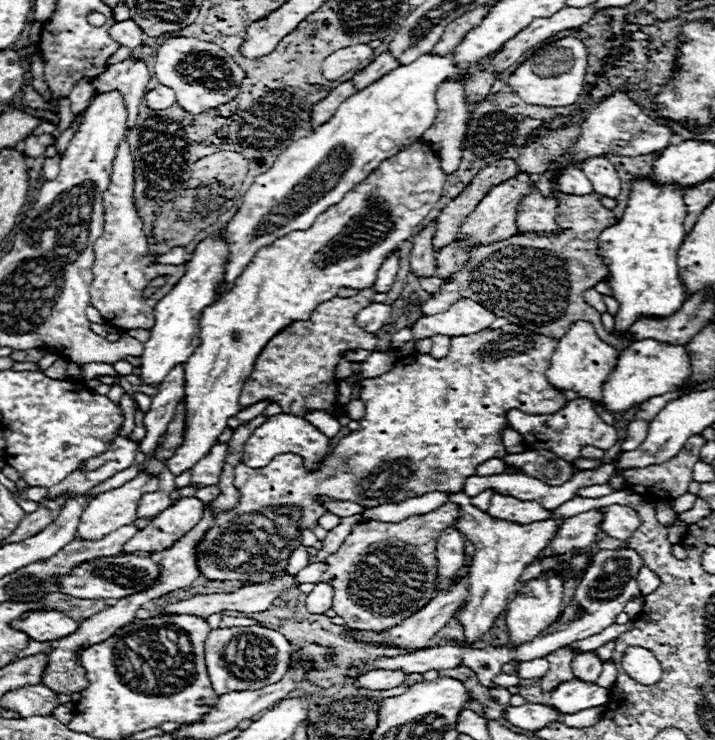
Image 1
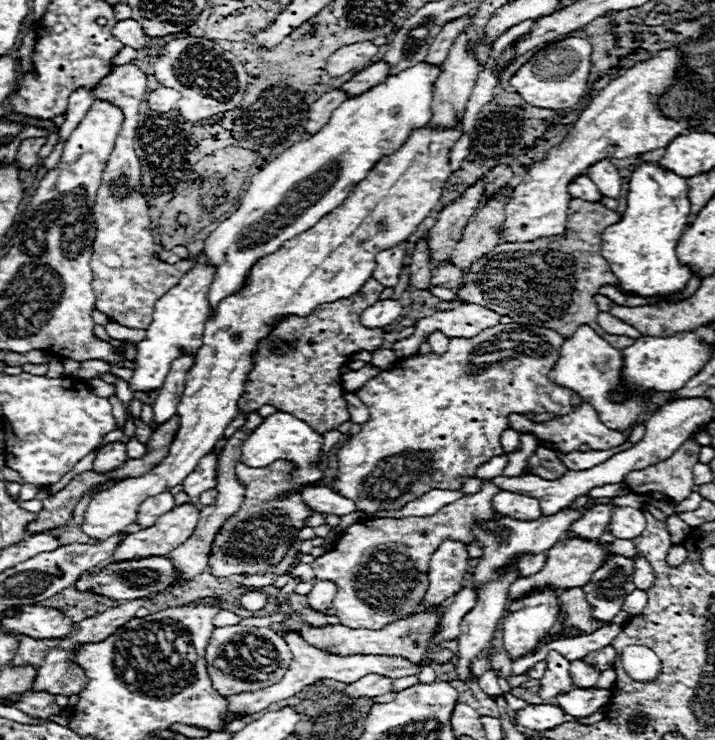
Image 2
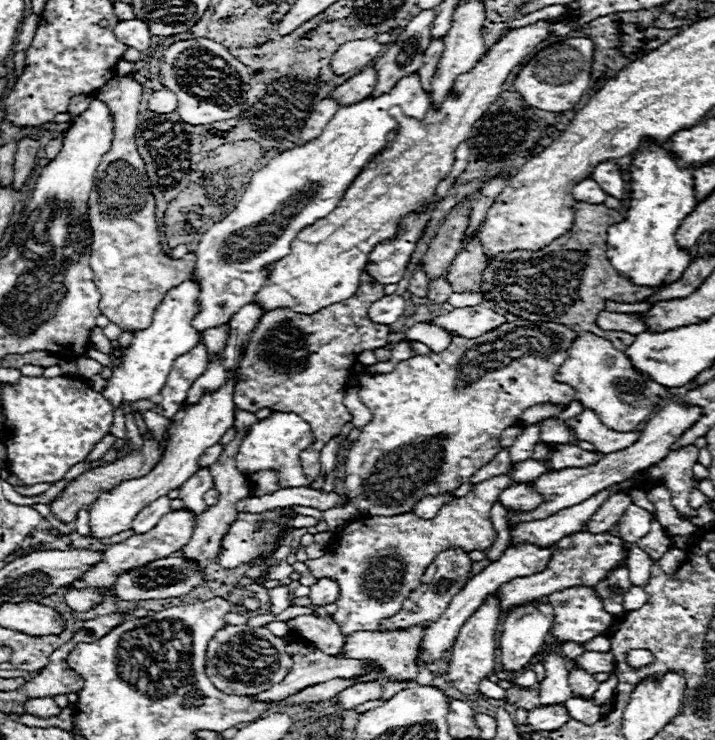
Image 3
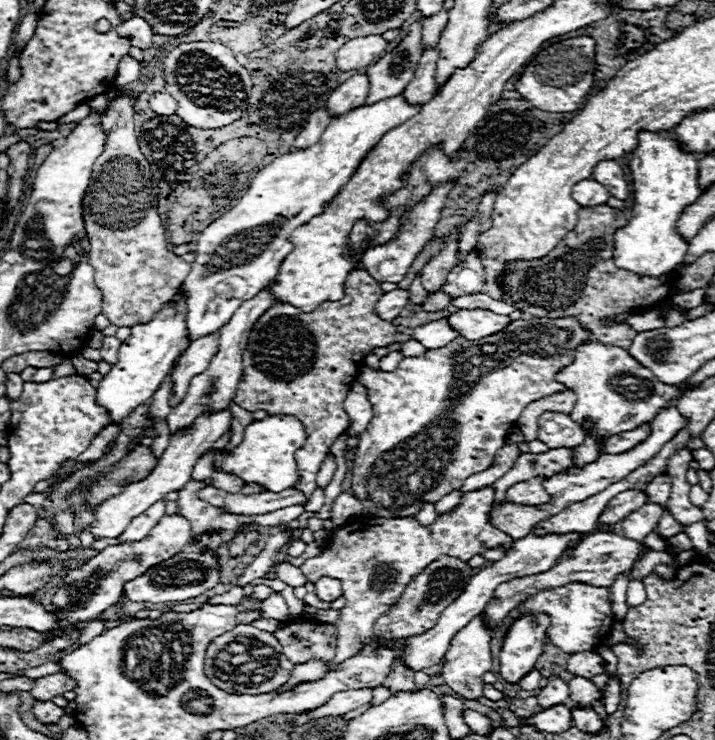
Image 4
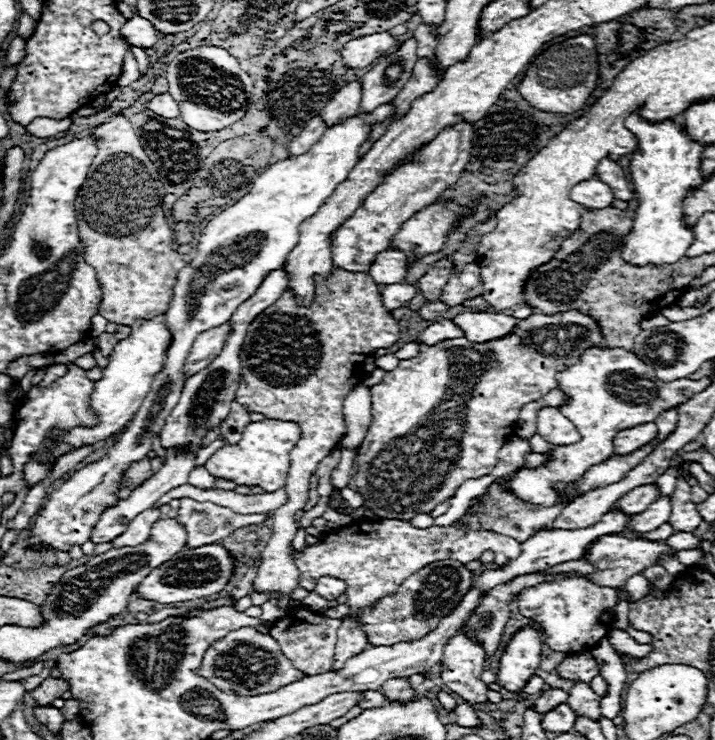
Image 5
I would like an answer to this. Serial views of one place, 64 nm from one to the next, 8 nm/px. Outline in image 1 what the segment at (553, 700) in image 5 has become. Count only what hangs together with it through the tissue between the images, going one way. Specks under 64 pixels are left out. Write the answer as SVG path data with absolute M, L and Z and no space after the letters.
M562 648L562 650L552 652L552 654L546 656L546 660L550 662L550 668L548 668L548 672L542 676L542 680L540 680L542 692L552 692L560 682L572 678L570 662L572 662L574 656L576 656L576 652L570 650L570 648Z

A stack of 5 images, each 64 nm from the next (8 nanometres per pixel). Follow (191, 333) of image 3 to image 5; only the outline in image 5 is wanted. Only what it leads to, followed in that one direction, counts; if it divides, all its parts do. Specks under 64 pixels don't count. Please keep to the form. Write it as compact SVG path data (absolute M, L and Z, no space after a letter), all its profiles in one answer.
M154 316L152 320L138 320L132 326L132 334L126 340L120 340L110 356L110 364L104 370L104 378L94 384L94 392L90 394L90 406L98 414L100 422L94 428L74 428L70 434L62 434L66 442L72 446L88 446L100 440L108 440L114 432L122 430L126 422L136 414L138 406L142 406L146 394L152 388L156 374L166 364L166 352L172 342L172 334L166 328L166 316Z

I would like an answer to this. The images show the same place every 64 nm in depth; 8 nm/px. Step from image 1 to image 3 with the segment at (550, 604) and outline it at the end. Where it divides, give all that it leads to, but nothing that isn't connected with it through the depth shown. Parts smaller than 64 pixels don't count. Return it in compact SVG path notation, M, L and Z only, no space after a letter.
M534 600L522 606L510 608L504 618L504 628L502 628L502 638L500 638L504 668L512 672L522 672L522 668L530 662L530 658L540 652L544 638L550 632L552 624L554 624L554 608L546 602Z

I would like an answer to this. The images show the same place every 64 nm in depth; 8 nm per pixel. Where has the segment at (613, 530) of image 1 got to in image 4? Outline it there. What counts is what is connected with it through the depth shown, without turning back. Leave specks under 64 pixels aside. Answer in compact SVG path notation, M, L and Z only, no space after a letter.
M648 502L648 506L642 506L642 510L634 510L634 514L628 514L620 522L622 534L630 540L642 540L658 526L660 516L662 516L662 508L658 504Z

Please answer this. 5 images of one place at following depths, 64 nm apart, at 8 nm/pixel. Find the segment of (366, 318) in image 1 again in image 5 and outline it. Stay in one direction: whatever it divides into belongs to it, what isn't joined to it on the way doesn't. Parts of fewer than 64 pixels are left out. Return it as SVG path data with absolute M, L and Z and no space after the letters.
M400 282L400 284L388 284L384 290L382 290L382 304L386 306L388 312L404 306L408 300L412 300L416 288L412 284L406 284L406 282Z

